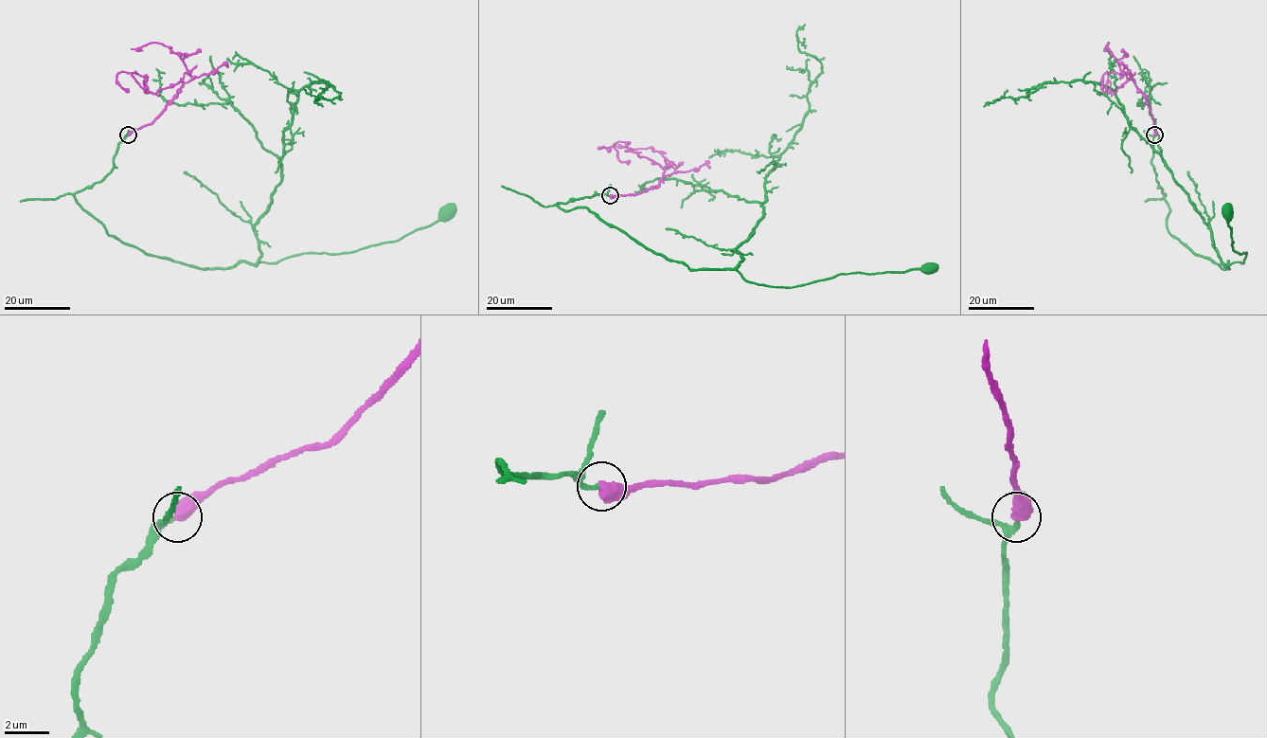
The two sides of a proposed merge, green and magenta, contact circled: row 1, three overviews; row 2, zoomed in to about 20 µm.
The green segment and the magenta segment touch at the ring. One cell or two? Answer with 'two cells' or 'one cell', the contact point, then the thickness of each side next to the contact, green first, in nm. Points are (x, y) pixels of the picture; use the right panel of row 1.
one cell; place (1154, 134); calibres 200 and 650 nm

